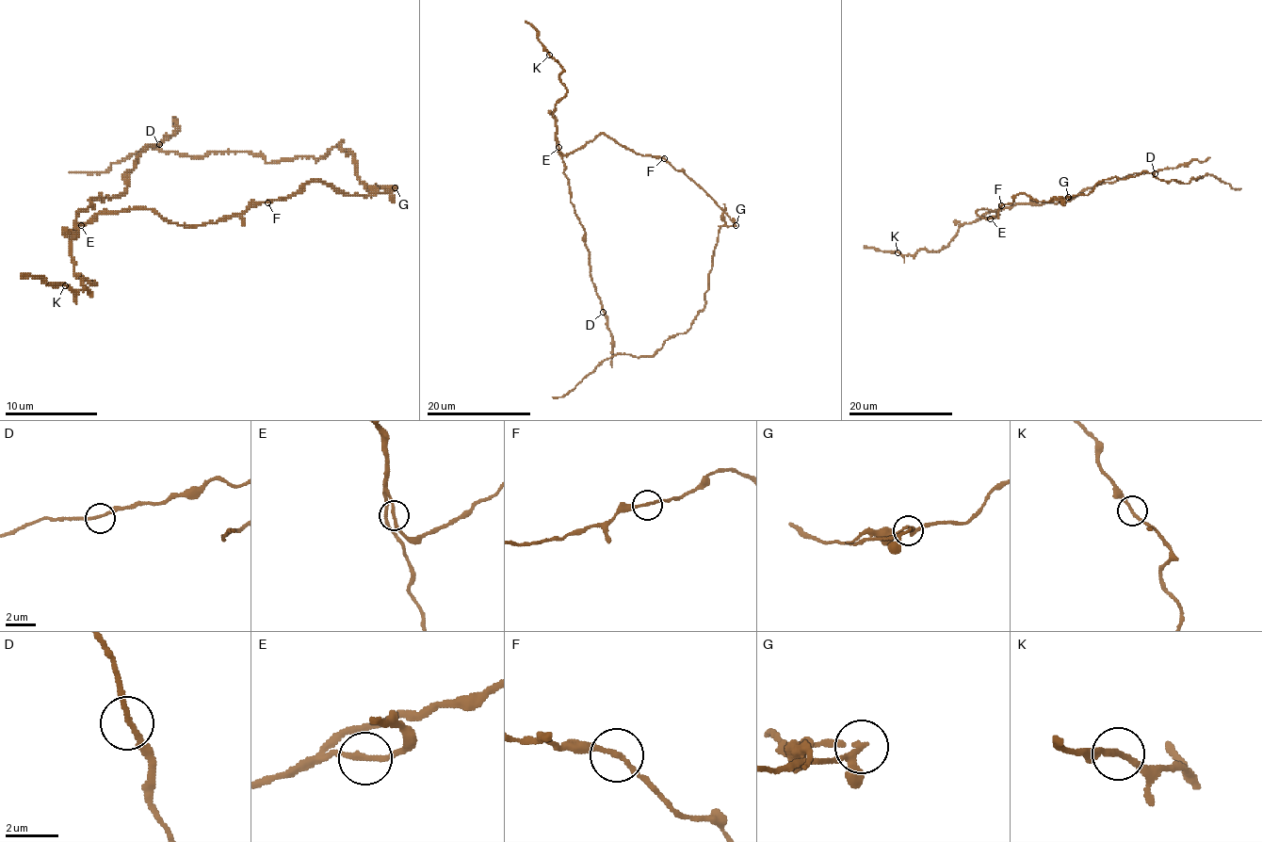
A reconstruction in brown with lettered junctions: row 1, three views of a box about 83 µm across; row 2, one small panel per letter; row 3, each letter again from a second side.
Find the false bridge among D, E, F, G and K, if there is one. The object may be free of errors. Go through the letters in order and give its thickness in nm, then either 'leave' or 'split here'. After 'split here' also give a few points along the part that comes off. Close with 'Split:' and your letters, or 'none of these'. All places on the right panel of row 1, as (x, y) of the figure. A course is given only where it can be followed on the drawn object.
D: calibre 180 nm; leave
E: calibre 190 nm; leave
F: calibre 170 nm; leave
G: calibre 180 nm; split here; course (1067, 198), (1087, 195), (1105, 179), (1125, 179), (1148, 171), (1163, 181), (1184, 184), (1211, 174), (1239, 188)
K: calibre 190 nm; leave
Split: G

